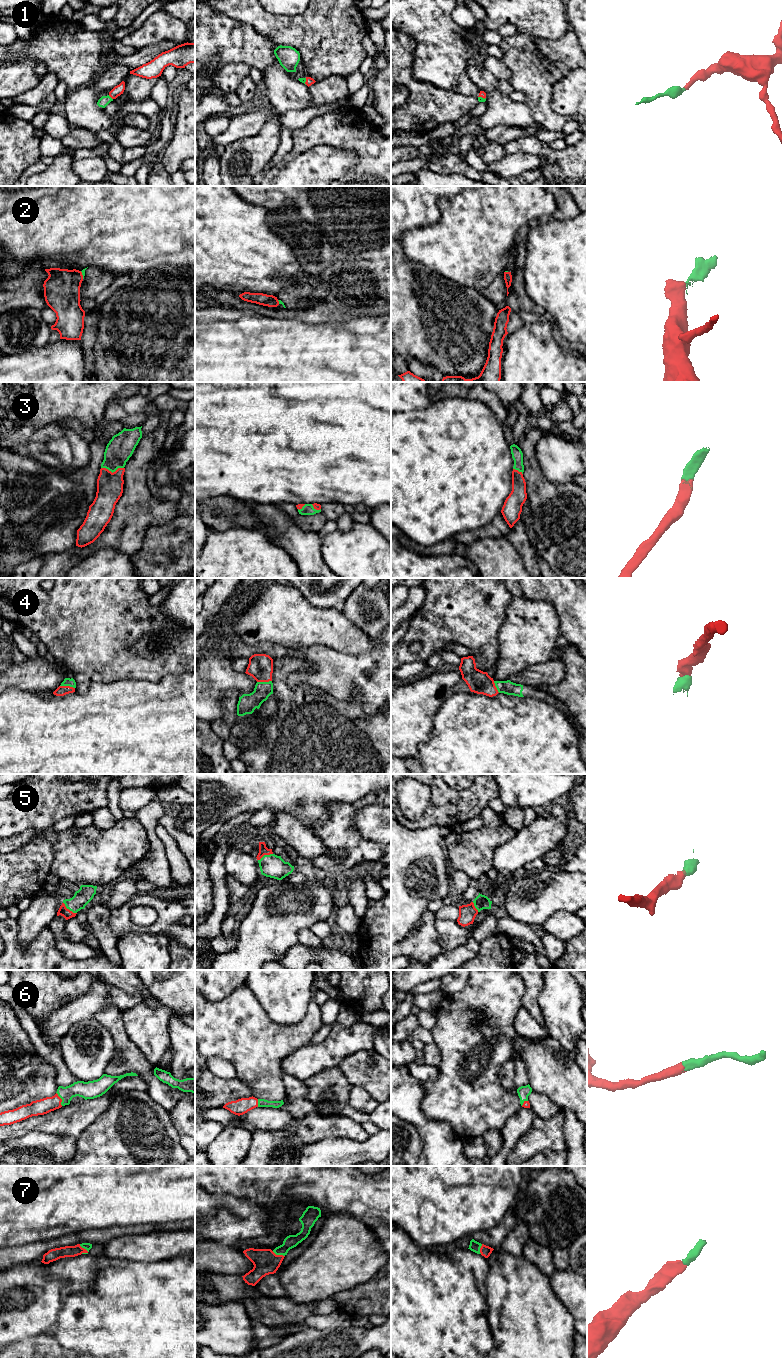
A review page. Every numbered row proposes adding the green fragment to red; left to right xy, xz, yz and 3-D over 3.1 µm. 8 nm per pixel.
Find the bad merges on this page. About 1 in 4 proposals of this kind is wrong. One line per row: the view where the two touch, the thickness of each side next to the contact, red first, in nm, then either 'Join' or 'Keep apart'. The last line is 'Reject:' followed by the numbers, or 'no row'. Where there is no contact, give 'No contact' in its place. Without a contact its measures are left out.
1: Touches red in xy. Thickness 80 nm (red) against 80 nm. Join
2: Touches red in xy. Thickness 280 nm (red) against 30 nm. Keep apart
3: Touches red in xy. Thickness 200 nm (red) against 220 nm. Join
4: Touches red in xy. Thickness 80 nm (red) against 70 nm. Join
5: Touches red in xy. Thickness 80 nm (red) against 140 nm. Join
6: Touches red in xy. Thickness 130 nm (red) against 140 nm. Join
7: Touches red in xy. Thickness 100 nm (red) against 60 nm. Join
Reject: 2

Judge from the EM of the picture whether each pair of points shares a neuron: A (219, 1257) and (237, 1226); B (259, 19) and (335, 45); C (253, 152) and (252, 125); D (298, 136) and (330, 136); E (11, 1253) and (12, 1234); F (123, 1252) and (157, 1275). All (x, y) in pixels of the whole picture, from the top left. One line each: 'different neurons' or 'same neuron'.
A: different neurons
B: same neuron
C: different neurons
D: same neuron
E: different neurons
F: different neurons

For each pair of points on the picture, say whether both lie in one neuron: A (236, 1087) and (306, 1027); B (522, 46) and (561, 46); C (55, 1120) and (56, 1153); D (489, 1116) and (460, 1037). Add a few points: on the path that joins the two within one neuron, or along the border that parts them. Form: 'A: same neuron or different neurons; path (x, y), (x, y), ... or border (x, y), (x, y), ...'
A: different neurons; border (235, 1078), (246, 1083), (251, 1089), (252, 1095)
B: same neuron; path (532, 46), (551, 46)
C: different neurons; border (32, 1130), (68, 1135), (76, 1139)
D: same neuron; path (473, 1096), (455, 1075), (455, 1057)

